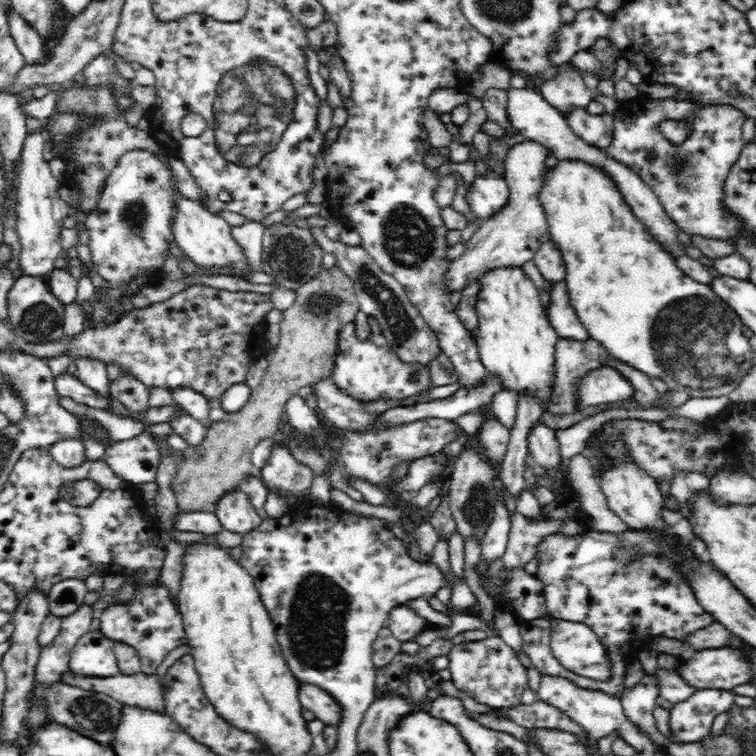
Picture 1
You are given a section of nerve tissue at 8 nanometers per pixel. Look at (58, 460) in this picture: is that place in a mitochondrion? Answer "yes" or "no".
no

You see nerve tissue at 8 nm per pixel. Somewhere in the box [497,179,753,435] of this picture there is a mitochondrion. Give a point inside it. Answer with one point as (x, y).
(698, 344)

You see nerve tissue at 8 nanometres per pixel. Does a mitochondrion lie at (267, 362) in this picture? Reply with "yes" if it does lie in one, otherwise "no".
no

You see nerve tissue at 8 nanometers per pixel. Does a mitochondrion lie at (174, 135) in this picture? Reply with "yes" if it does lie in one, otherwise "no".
no

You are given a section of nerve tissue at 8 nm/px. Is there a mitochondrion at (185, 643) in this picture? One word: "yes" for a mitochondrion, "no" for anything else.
no

